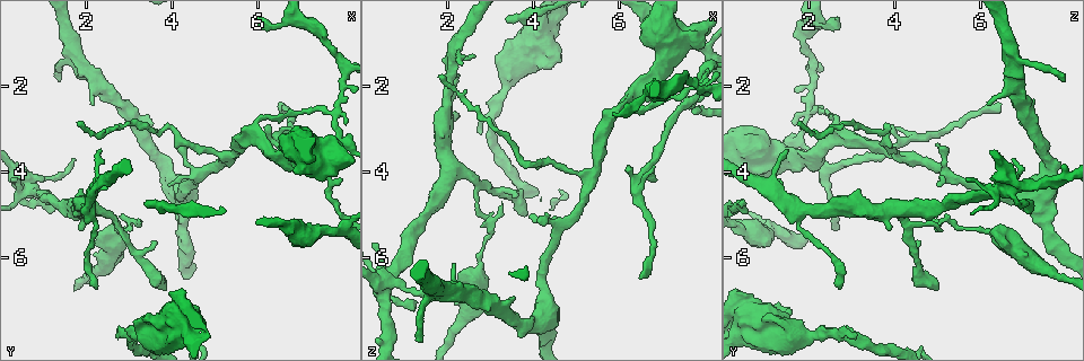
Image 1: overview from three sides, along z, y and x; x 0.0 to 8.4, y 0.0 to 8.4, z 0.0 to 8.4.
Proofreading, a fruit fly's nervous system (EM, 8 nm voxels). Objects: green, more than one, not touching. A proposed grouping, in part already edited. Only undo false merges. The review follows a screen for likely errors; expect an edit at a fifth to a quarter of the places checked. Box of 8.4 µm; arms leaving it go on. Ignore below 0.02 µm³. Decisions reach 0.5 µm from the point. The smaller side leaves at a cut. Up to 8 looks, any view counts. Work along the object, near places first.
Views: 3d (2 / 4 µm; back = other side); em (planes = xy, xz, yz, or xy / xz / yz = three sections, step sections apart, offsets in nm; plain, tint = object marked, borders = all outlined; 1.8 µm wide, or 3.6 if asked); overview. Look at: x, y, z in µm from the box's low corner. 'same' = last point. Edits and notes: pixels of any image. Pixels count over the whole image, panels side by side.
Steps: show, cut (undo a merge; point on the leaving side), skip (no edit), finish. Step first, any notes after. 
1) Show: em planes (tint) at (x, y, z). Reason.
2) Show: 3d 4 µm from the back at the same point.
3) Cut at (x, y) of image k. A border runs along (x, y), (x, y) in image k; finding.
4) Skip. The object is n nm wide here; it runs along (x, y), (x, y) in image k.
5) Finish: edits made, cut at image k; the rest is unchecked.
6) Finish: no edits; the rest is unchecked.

Show: 3d 2 µm from the back at (7.80, 2.60, 2.00). Arms part here.

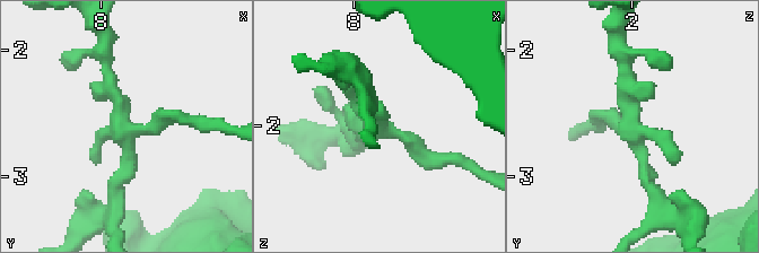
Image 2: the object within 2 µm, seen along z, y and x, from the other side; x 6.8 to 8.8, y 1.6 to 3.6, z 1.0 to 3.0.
Show: em planes (tint) at (7.76, 2.60, 2.06). Need the tissue.

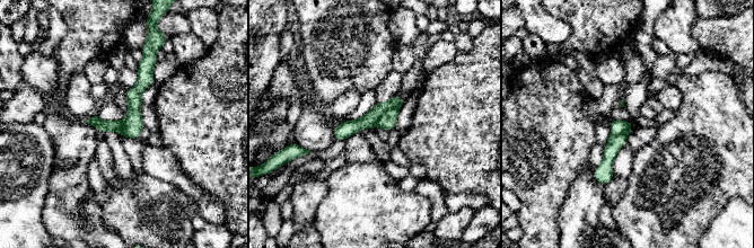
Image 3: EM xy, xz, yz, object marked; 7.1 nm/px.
Cut at (387, 121) of image 3. The object is 140 nm wide here; a border runs along (397, 108), (388, 108), (375, 126) in image 3; two cells meet here.

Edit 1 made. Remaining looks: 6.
Show: overview. See it whole again.

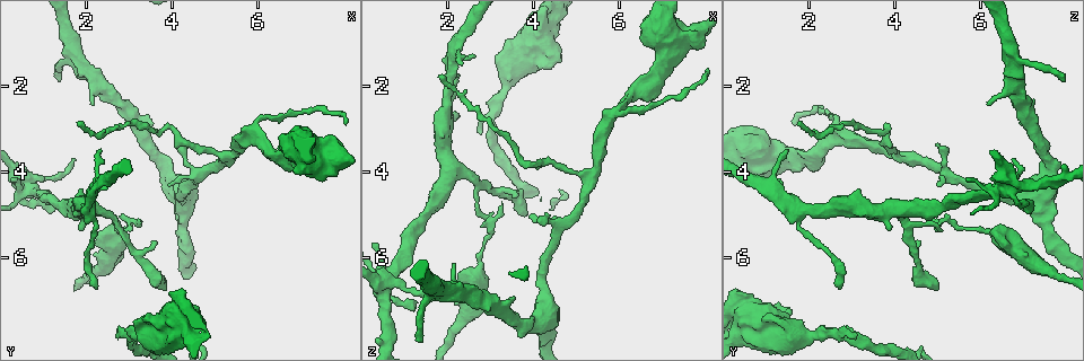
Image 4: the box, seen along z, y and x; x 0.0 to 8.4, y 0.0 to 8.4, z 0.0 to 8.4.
Show: 3d 2 µm at (5.40, 3.65, 4.05). Side arm on a straight run.

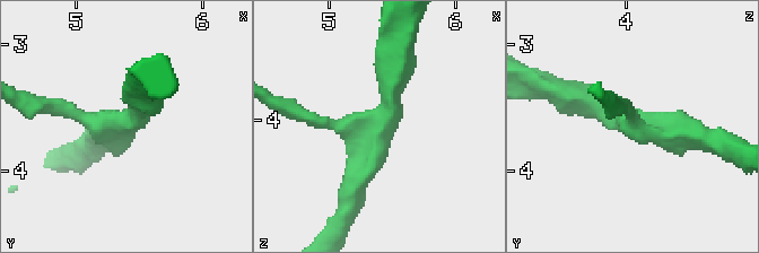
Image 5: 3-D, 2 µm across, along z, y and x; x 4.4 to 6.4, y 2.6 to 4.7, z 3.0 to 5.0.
Show: em yz step 16 (tint) at (5.38, 3.64, 4.08). Now the EM.

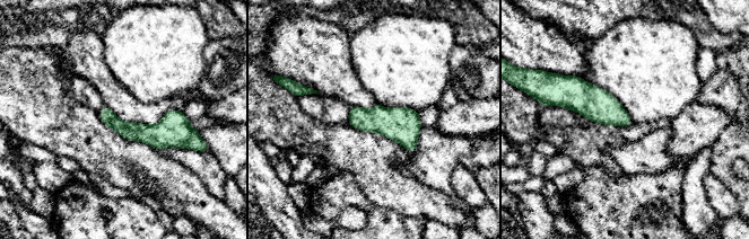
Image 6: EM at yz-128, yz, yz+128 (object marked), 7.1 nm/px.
Skip. It runs along (103, 113), (131, 131), (186, 127) in image 6; continuous, no second cell.

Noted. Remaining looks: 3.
Show: em planes (tint) at (2.95, 5.20, 5.30). Abrupt turn.

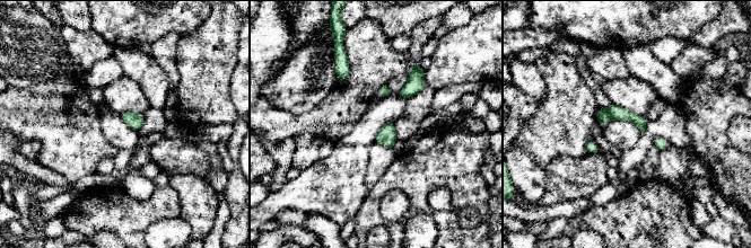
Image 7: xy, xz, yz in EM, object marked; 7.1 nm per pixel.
Cut at (616, 112) of image 7. A second cell is stuck on.

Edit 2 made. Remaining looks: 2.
Finish: edits made, cut at image 3, cut at image 7; the rest is unchecked.

